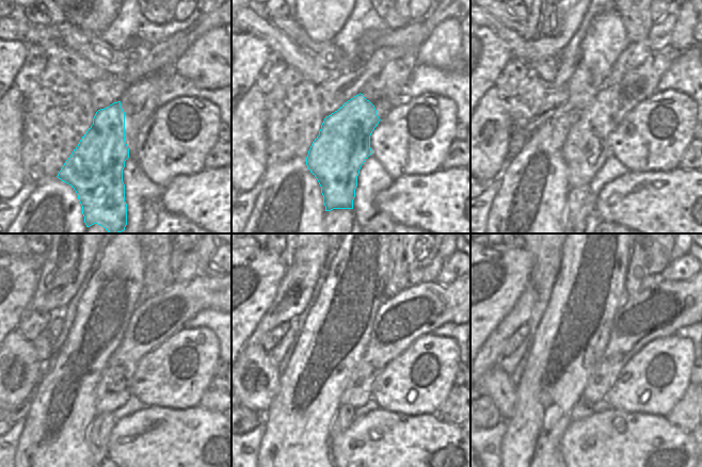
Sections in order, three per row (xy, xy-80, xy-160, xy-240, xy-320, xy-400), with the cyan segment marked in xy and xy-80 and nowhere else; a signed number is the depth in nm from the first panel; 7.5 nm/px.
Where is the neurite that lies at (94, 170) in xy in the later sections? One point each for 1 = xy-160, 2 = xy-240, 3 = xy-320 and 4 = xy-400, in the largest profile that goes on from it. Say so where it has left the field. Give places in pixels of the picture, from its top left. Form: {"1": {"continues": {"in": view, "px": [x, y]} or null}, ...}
{"1": {"continues": {"in": "xy-160", "px": [586, 147]}}, "2": {"continues": {"in": "xy-240", "px": [154, 321]}}, "3": {"continues": {"in": "xy-320", "px": [418, 309]}}, "4": {"continues": {"in": "xy-400", "px": [660, 310]}}}

